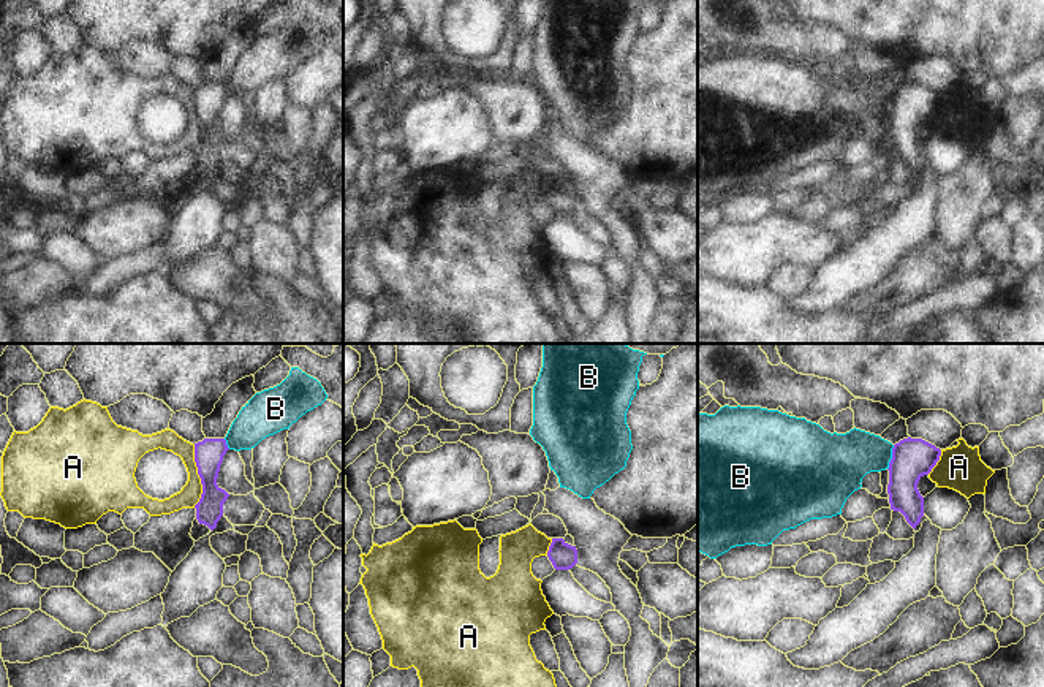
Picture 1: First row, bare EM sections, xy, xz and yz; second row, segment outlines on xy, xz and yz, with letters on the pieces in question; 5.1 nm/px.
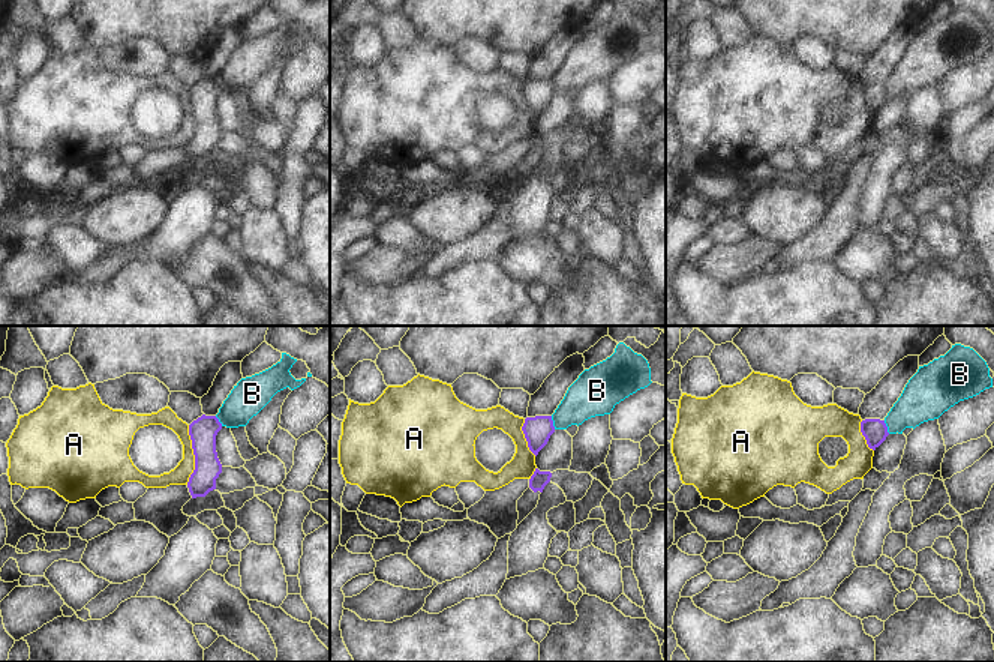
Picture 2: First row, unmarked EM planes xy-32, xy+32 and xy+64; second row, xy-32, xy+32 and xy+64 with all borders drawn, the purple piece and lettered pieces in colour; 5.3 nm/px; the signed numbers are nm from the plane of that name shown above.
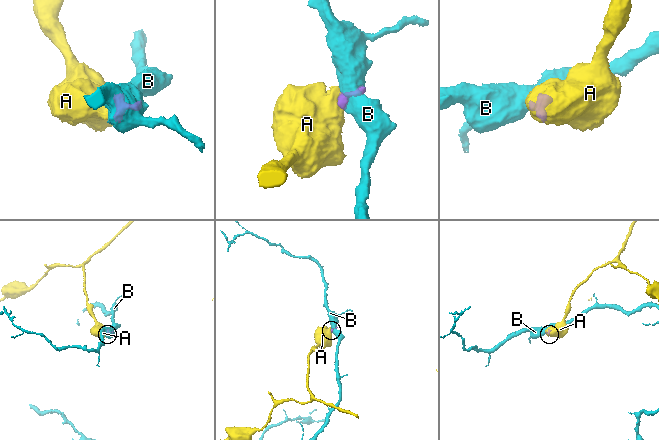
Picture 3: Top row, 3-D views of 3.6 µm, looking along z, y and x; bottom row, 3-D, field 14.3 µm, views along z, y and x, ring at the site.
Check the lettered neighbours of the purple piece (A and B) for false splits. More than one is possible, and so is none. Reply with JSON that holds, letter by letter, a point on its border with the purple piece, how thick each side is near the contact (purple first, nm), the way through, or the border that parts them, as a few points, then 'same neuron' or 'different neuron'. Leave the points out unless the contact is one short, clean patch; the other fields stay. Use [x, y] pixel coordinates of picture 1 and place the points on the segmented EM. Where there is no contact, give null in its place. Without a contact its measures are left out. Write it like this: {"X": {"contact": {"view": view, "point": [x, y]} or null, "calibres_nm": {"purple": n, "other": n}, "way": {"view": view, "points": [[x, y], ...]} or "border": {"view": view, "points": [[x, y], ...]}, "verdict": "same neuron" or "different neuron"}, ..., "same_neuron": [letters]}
{"A": {"contact": {"view": "xy", "point": [200, 477]}, "calibres_nm": {"purple": 150, "other": 110}, "border": {"view": "xy", "points": [[193, 445], [193, 461], [201, 485], [201, 497], [195, 507]]}, "verdict": "different neuron"}, "B": {"contact": {"view": "yz", "point": [892, 458]}, "calibres_nm": {"purple": 200, "other": 280}, "verdict": "different neuron"}, "same_neuron": []}

